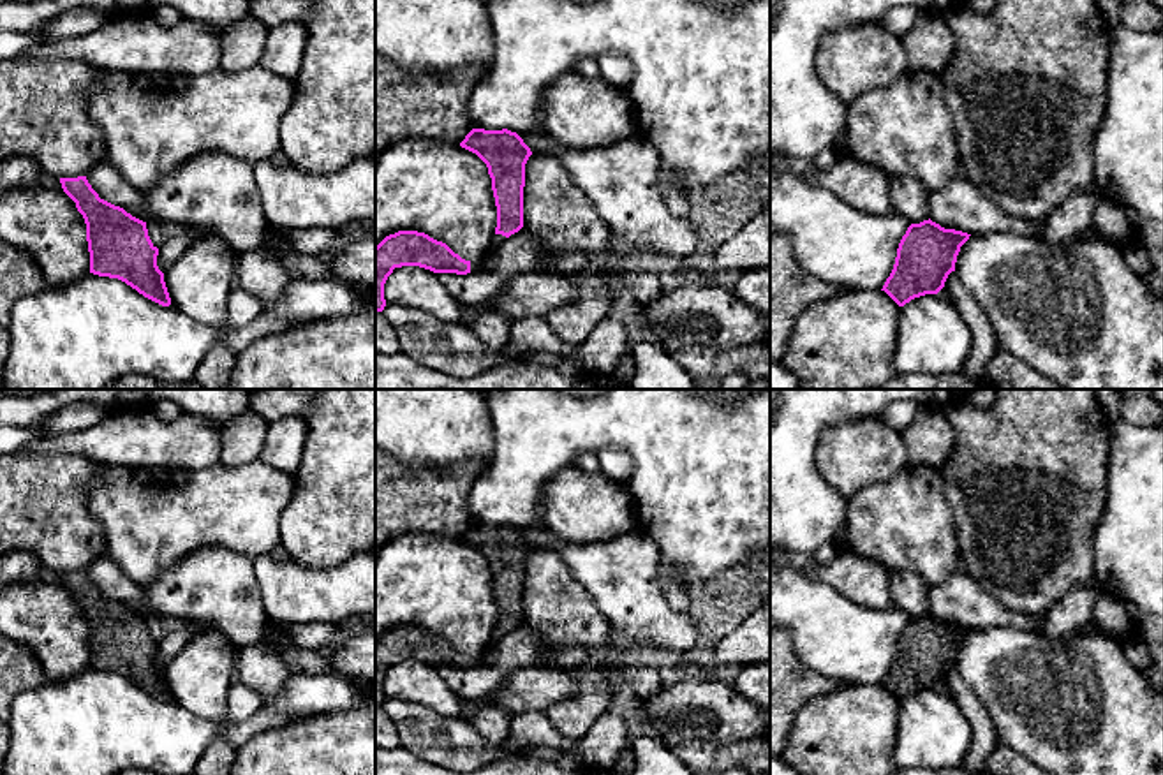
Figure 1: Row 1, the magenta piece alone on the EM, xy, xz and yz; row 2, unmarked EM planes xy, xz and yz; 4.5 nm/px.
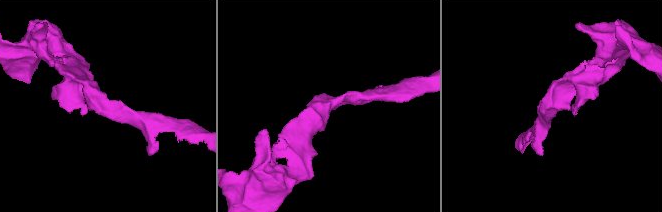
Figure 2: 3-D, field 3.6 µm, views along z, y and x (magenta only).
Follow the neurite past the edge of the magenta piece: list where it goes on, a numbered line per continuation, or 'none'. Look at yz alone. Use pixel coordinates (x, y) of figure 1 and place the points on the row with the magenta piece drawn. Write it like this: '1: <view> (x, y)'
none

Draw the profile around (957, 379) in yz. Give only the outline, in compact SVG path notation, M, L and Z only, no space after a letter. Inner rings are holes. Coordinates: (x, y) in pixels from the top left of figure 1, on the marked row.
M895 372L876 389L983 389L983 384L964 375L953 373L899 373Z

